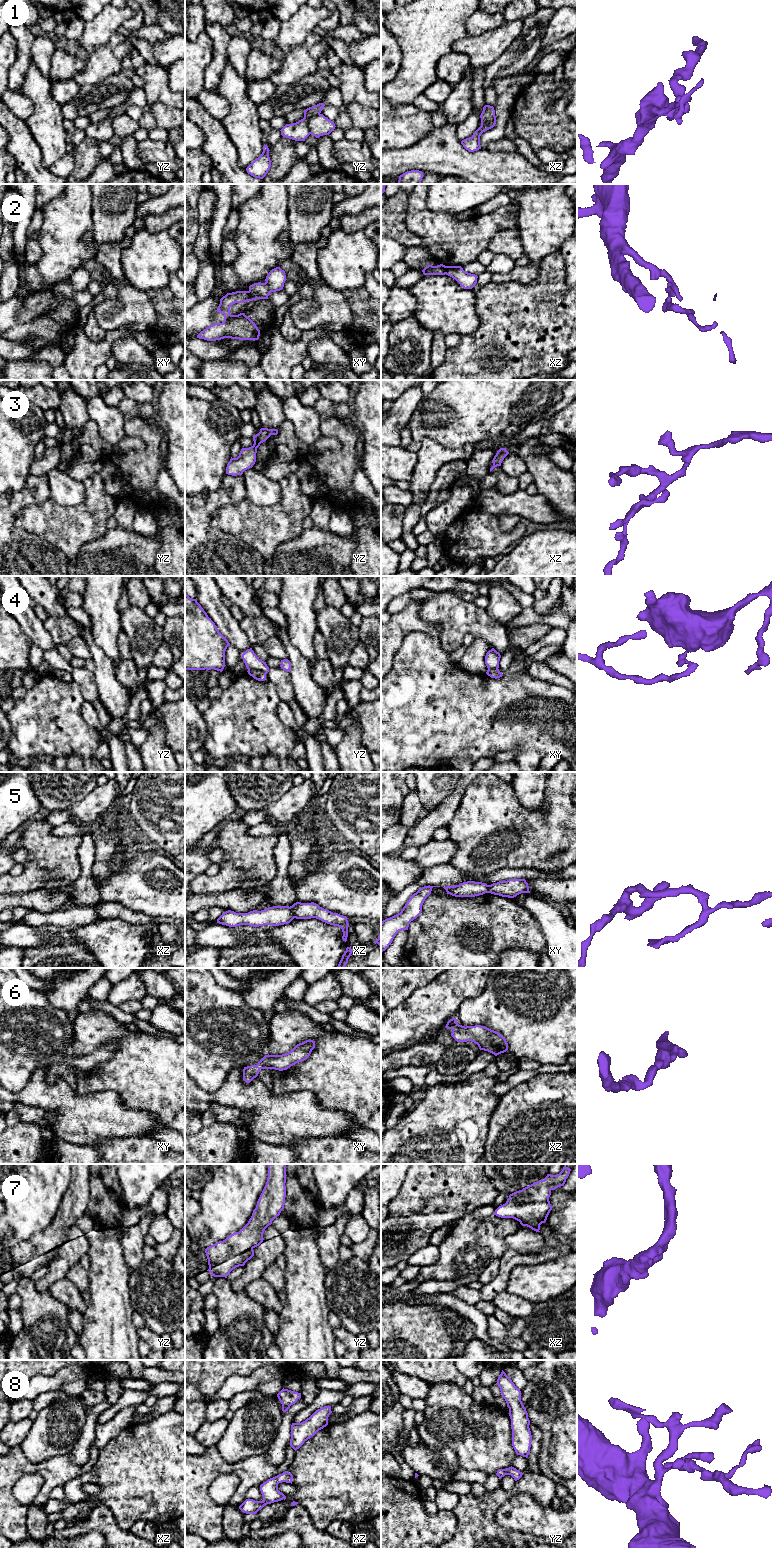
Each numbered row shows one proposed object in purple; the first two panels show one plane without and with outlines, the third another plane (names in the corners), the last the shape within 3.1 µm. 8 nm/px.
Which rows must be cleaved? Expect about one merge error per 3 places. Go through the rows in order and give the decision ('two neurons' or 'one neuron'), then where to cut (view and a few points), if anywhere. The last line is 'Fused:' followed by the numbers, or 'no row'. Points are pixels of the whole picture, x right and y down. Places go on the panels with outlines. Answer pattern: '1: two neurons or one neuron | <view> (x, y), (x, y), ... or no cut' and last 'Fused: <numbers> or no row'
1: two neurons | xz (494, 115), (481, 126), (479, 134), (472, 136)
2: two neurons | xy (248, 291), (253, 299)
3: one neuron | no cut
4: two neurons | yz (248, 669), (259, 669), (265, 675)
5: two neurons | xz (289, 907), (294, 917)
6: one neuron | no cut
7: one neuron | no cut
8: one neuron | no cut
Fused: 1, 2, 4, 5

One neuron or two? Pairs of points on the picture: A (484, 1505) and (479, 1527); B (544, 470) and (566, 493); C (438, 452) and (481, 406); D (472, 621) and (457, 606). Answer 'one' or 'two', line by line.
A: one
B: one
C: two
D: one

